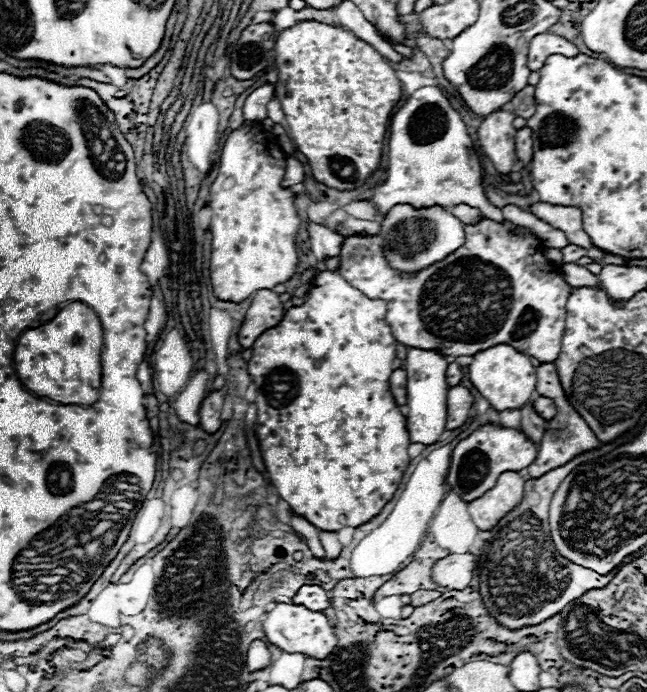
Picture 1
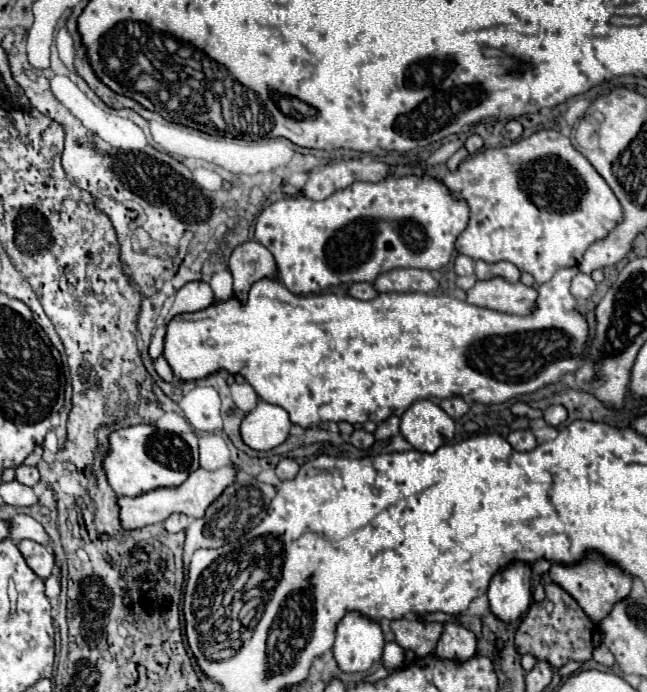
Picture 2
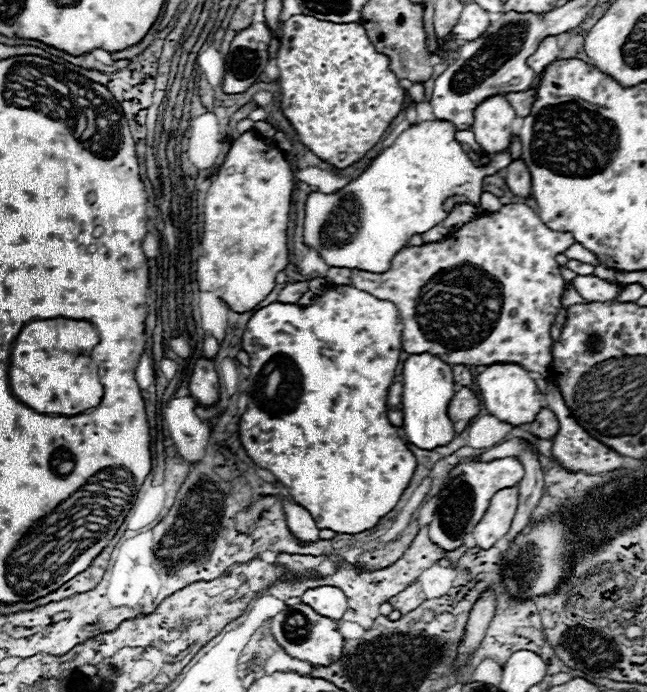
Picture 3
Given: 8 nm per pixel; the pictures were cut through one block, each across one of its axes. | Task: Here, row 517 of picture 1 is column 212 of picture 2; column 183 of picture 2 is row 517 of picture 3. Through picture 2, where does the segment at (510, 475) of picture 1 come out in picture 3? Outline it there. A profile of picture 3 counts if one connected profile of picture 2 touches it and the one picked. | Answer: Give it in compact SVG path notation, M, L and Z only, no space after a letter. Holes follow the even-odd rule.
M504 488L504 492L496 492L492 498L492 504L488 512L484 514L484 520L476 524L472 536L476 538L476 544L484 550L492 548L510 528L514 514L518 508L518 488Z

